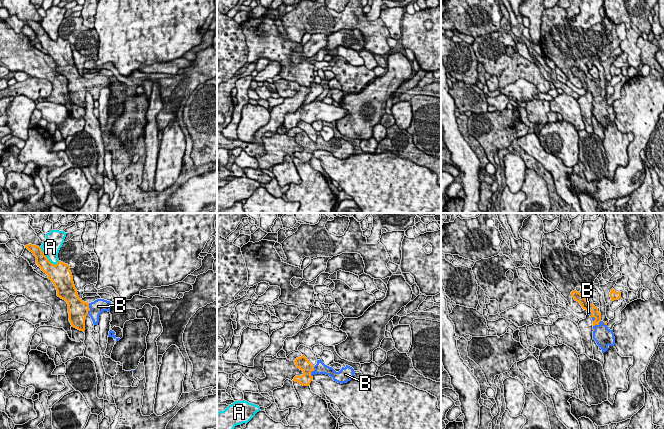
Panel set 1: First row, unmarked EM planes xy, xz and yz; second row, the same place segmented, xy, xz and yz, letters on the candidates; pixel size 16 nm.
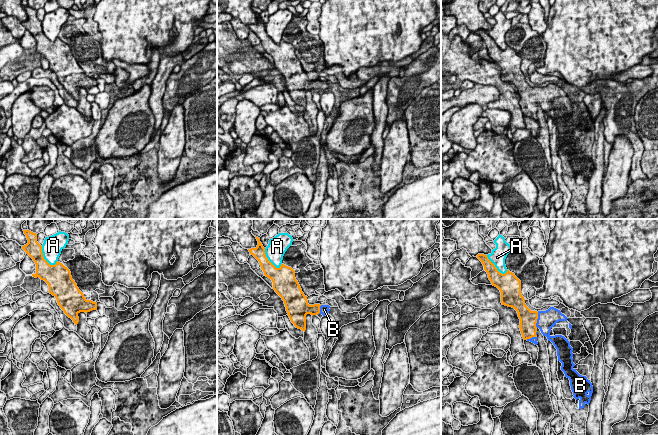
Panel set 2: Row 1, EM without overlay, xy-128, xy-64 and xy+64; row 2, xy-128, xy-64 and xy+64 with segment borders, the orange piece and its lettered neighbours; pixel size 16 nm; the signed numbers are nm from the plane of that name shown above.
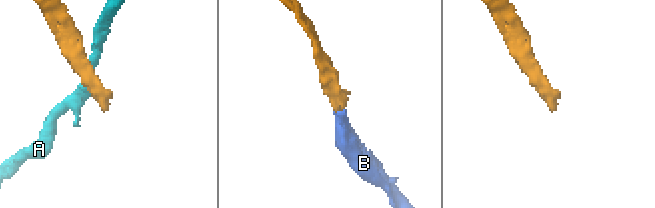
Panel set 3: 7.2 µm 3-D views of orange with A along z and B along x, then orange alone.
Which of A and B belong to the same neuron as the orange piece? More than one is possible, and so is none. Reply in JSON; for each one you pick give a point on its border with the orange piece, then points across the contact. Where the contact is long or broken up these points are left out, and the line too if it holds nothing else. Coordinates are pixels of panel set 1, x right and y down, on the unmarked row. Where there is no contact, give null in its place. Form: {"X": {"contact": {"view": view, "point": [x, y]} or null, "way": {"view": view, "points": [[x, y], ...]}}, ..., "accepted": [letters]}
{"B": {"contact": {"view": "xy", "point": [89, 85]}}, "accepted": ["B"]}

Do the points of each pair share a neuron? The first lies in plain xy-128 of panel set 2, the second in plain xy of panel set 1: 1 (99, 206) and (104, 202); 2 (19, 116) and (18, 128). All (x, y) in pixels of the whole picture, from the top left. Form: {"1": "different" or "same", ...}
{"1": "same", "2": "same"}

